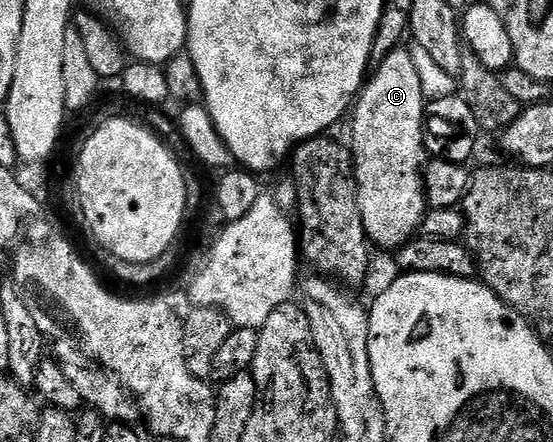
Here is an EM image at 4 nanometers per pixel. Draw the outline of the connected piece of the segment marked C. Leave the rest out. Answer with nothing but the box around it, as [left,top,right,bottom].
[352,48,428,252]

